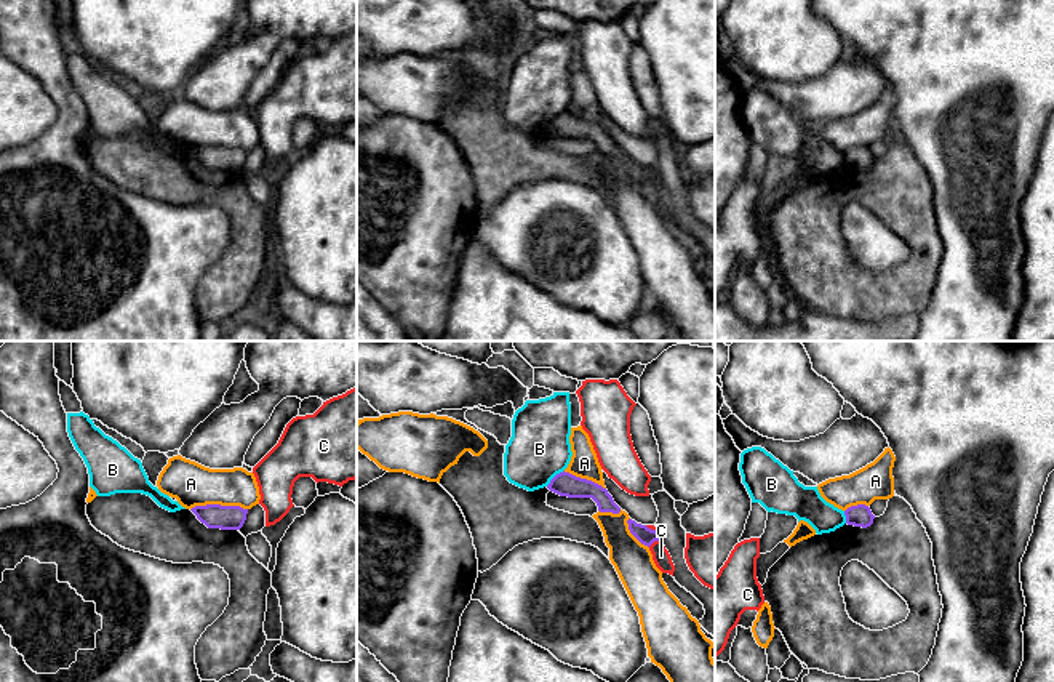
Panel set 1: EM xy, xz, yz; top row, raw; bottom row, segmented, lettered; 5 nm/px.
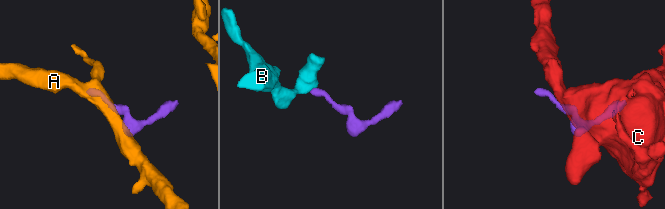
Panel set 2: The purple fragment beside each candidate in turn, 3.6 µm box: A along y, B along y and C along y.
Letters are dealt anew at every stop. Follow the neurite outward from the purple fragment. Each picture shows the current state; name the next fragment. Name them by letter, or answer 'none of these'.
none of these

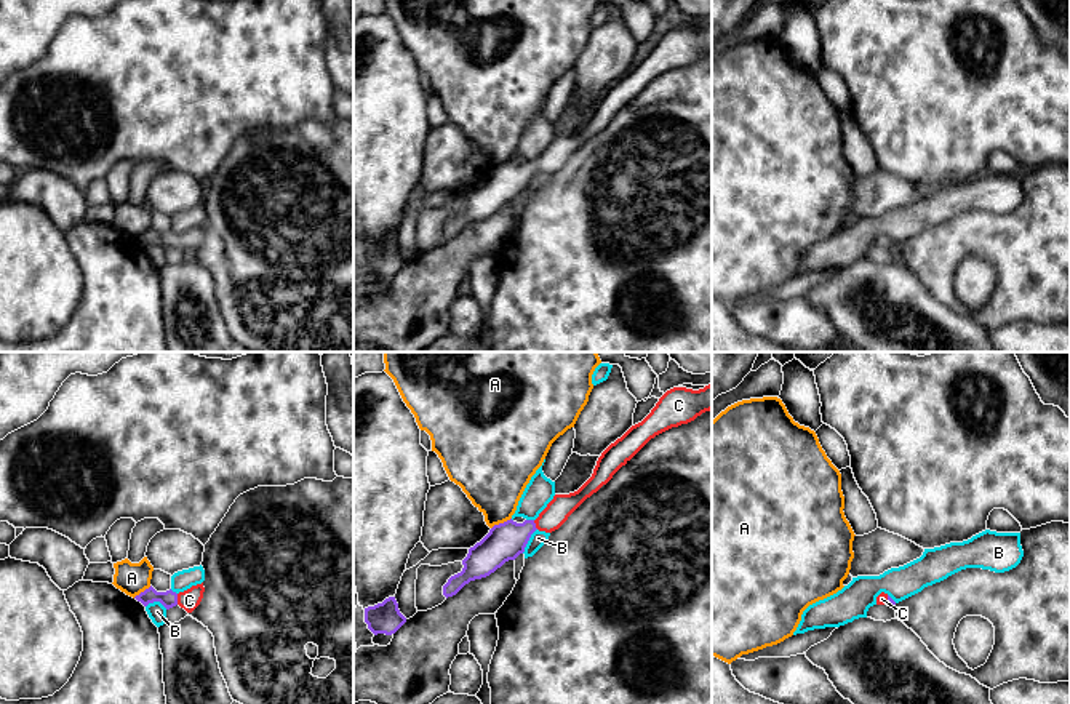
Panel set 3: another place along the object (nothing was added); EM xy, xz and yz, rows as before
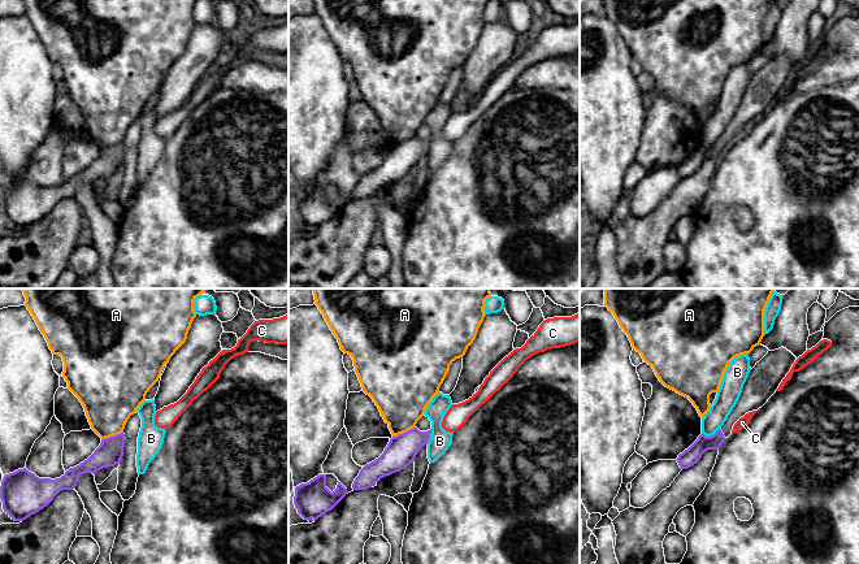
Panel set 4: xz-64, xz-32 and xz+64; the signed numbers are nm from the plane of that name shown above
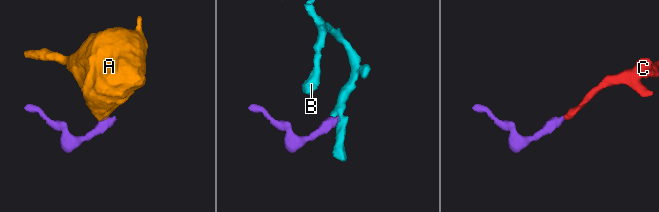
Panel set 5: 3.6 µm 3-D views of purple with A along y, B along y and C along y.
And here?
C

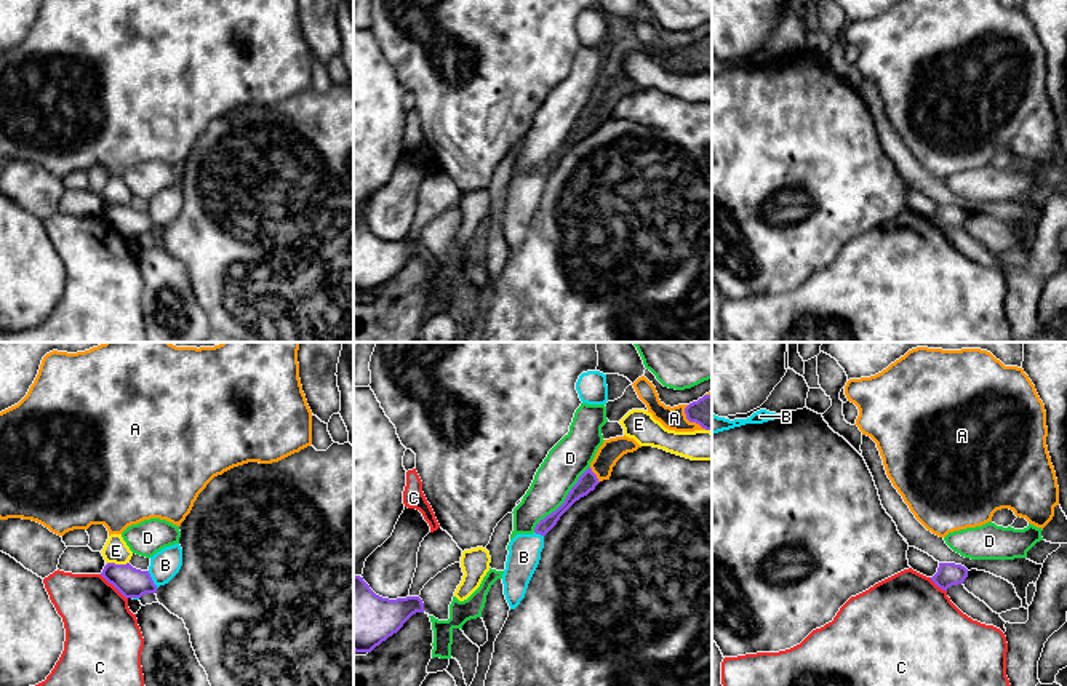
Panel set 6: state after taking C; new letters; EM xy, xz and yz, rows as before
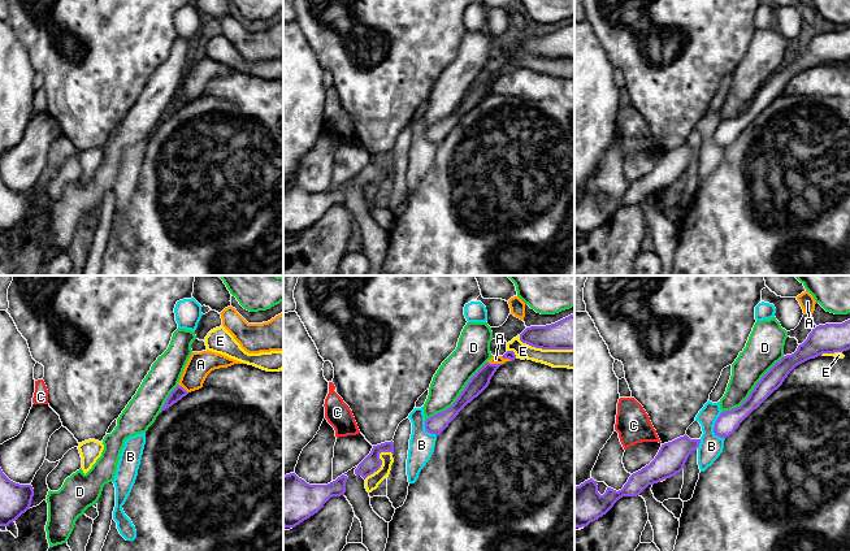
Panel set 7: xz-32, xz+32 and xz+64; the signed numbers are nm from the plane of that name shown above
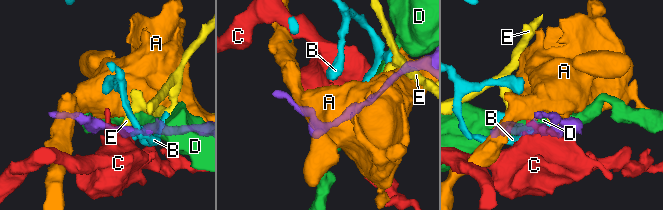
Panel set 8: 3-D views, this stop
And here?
none of these

